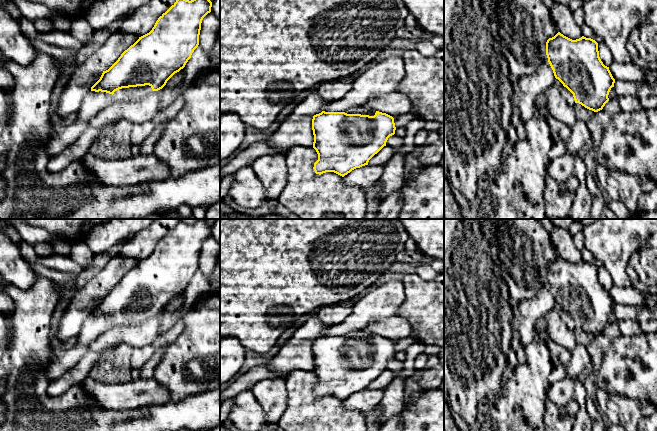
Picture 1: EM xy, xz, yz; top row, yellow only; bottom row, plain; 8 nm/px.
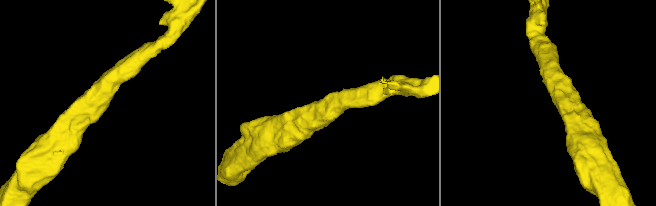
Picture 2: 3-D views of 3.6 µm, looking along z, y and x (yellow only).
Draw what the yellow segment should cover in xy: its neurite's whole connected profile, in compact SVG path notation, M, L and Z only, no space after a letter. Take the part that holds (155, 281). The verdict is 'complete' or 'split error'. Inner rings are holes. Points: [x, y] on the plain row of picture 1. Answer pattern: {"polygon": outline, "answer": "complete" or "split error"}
{"polygon": "M206 219L189 225L178 222L176 226L156 245L152 254L125 274L118 284L91 311L91 315L114 318L122 312L149 309L153 315L162 313L167 305L191 282L199 269L203 242L211 236L212 226Z", "answer": "complete"}

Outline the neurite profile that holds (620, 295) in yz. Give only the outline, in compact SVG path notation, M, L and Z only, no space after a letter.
M613 284L609 294L615 304L631 305L636 308L643 308L642 293L634 287L619 287Z

